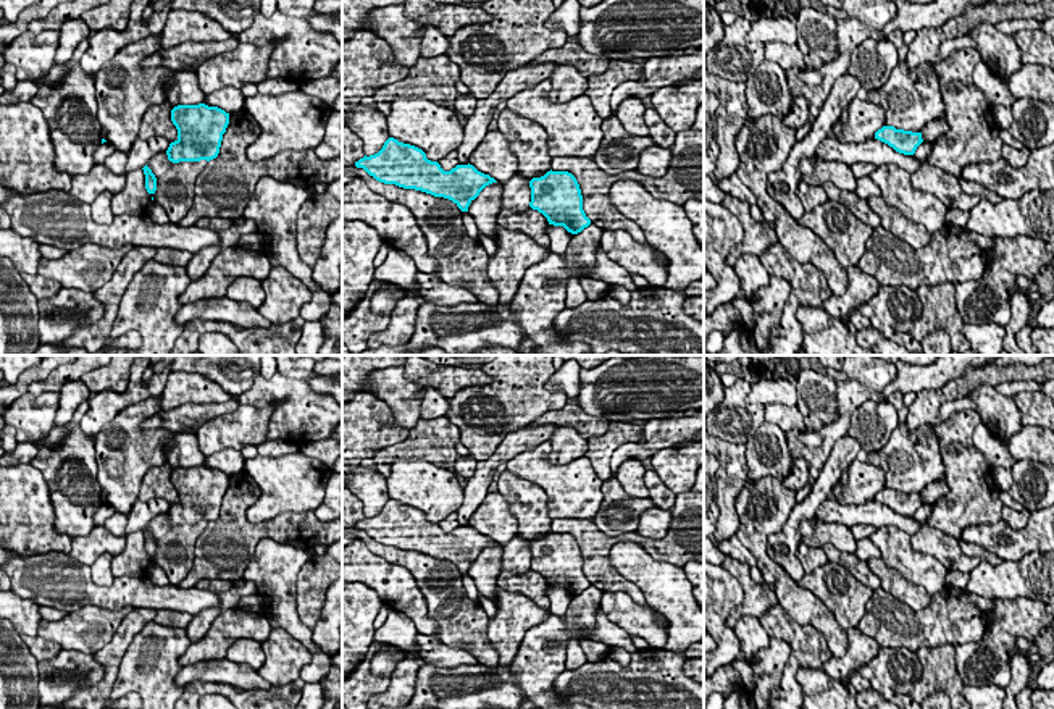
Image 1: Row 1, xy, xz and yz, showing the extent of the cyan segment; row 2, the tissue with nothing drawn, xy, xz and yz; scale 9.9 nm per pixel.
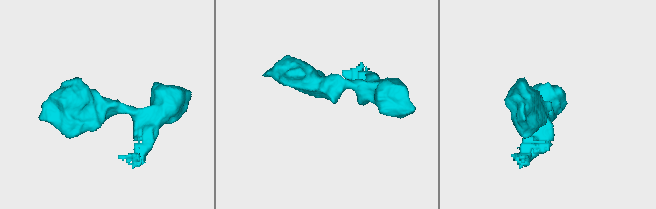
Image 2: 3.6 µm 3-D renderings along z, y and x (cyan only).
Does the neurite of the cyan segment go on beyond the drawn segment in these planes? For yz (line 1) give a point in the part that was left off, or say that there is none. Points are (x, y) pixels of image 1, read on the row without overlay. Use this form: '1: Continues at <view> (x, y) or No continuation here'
1: No continuation here

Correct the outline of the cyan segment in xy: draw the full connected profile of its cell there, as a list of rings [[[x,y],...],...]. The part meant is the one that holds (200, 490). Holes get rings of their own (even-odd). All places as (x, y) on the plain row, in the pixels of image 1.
[[[205,465],[178,467],[171,472],[171,483],[178,501],[166,512],[169,523],[210,523],[218,518],[229,475]]]

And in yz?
[[[883,488],[875,494],[875,501],[904,517],[914,517],[917,509],[923,504],[922,494],[896,491],[894,488]]]

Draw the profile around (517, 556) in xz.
[[[515,536],[510,543],[507,543],[502,552],[500,572],[512,572],[513,575],[526,573],[531,564],[531,541],[533,539]]]

